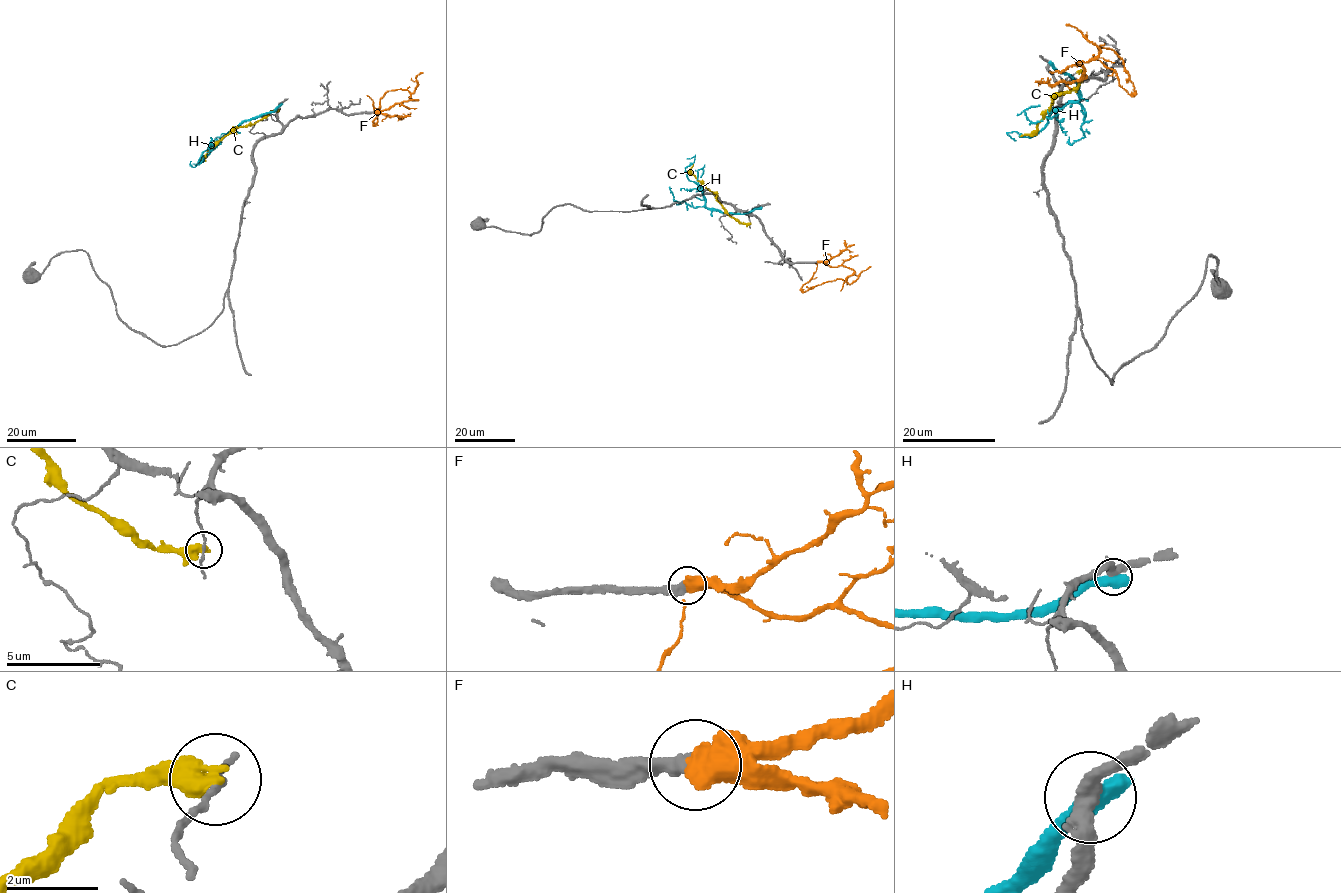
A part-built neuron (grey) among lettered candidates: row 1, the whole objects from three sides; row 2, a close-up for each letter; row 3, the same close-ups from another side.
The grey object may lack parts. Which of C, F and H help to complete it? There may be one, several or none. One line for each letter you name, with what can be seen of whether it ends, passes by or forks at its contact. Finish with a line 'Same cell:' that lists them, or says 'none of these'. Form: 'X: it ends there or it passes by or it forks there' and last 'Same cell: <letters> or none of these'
F: it ends there
Same cell: F

